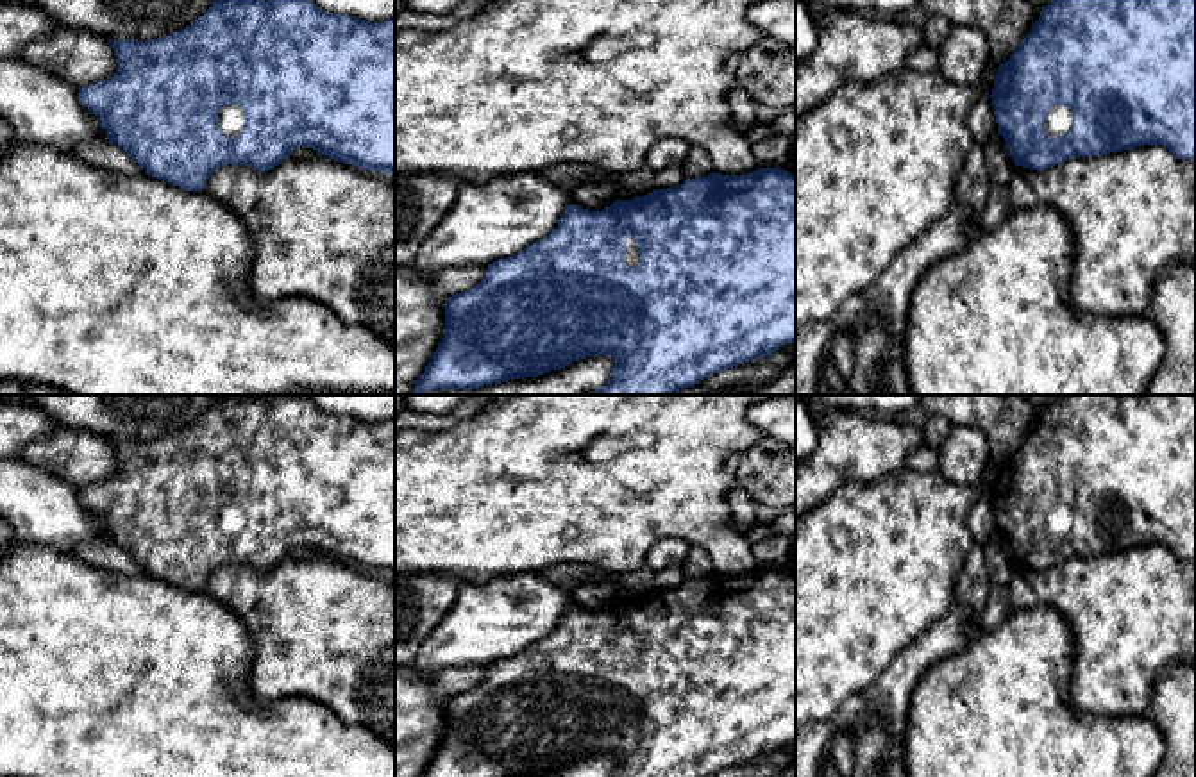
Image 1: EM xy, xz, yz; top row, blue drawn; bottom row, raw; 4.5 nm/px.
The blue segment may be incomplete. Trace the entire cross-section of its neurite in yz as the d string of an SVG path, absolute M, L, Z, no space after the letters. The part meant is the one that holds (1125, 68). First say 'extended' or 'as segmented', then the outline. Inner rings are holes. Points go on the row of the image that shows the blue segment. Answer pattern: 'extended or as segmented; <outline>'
extended; M1053 0L994 77L992 105L998 134L1005 138L1015 166L1048 170L1074 157L1103 157L1144 145L1164 145L1176 159L1196 159L1196 0Z

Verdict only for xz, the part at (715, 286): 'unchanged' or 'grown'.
grown

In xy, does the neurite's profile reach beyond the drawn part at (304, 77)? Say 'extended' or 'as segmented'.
extended

